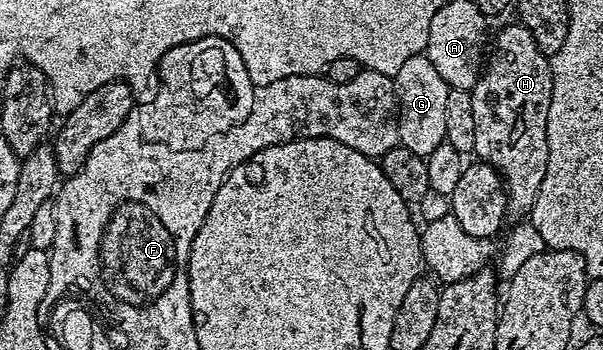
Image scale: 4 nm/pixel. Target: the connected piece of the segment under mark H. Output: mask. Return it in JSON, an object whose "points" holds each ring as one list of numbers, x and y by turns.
{"points":[[520,24,514,26,505,26,497,34,497,39,492,39,491,50,493,46,493,55,488,55,487,61,484,63,480,78,473,85,471,91,471,108,475,111,475,148,473,154,480,161,485,162,488,166,497,169,497,173,501,175,505,182,505,195,509,201,508,217,513,220,521,220,526,216,532,215,533,205,535,204,535,196,539,196,539,187,543,185,543,176,547,176,547,112,551,108,551,88,553,87,553,73,549,67,550,59,541,51,539,44,535,44,535,36,531,36,531,32,527,32,527,28]]}

